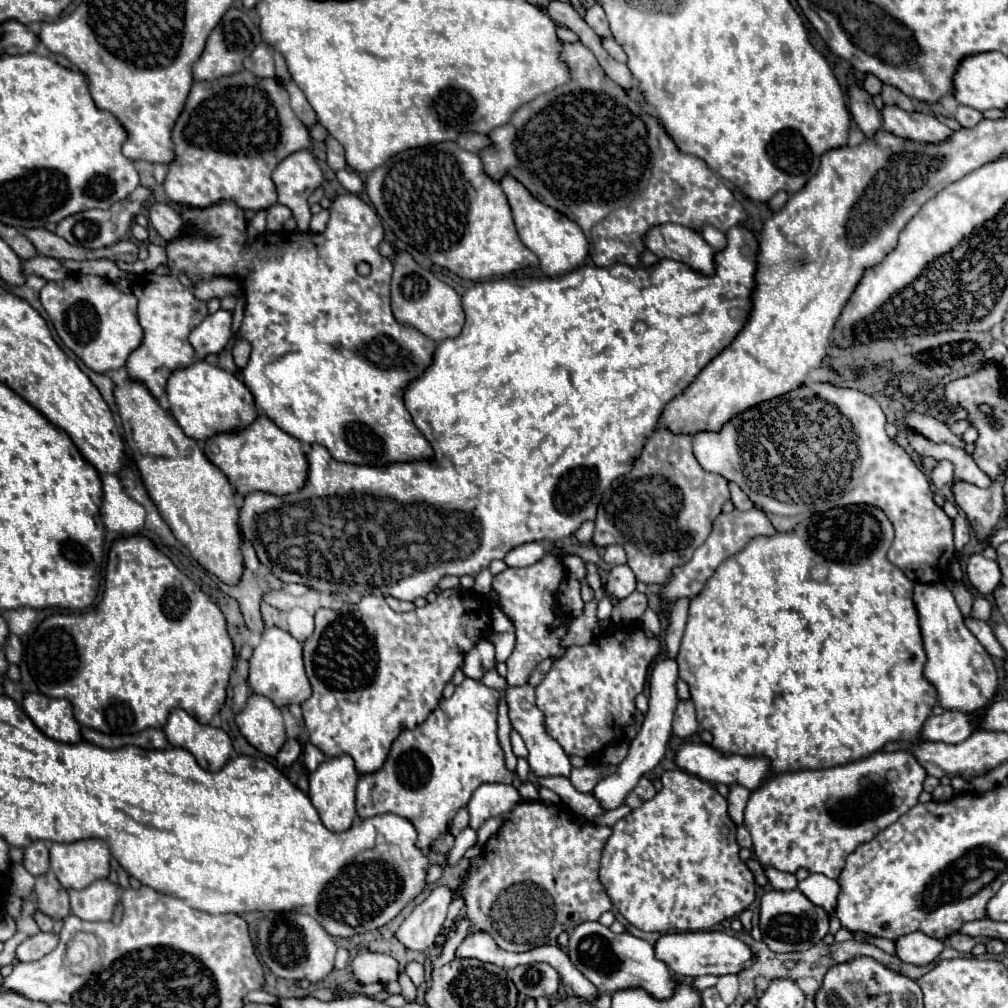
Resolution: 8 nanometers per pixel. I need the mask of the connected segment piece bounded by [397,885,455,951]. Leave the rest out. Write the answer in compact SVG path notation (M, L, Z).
M445 885L433 887L425 895L425 899L415 905L411 915L401 923L401 927L397 929L397 939L405 947L417 951L425 951L429 945L433 945L435 937L443 927L453 895L455 889L451 887Z

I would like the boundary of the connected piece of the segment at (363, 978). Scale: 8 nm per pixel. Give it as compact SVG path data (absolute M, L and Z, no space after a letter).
M361 951L353 959L353 975L361 983L391 983L399 979L399 963L385 953Z

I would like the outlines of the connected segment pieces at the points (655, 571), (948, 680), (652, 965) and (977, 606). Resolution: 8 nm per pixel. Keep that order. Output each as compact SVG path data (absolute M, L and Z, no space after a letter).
M661 427L647 439L641 455L633 463L633 469L615 479L611 483L611 491L605 491L595 519L593 543L597 547L607 547L613 543L625 547L627 537L627 565L633 569L637 581L647 585L665 585L671 579L671 571L675 567L685 565L693 557L693 551L705 543L711 533L713 521L721 513L721 507L727 499L727 481L721 475L707 473L701 469L691 451L691 437L673 435Z
M915 583L913 603L919 613L923 645L927 653L925 677L937 687L939 703L945 709L959 709L967 713L987 707L997 689L997 671L977 637L965 627L963 615L945 583Z
M587 921L581 923L569 937L567 953L573 961L573 965L599 989L599 993L617 993L623 989L643 989L651 997L665 1001L673 997L679 979L667 969L667 965L659 959L655 959L653 945L649 945L643 939L633 937L631 933L613 933L609 927Z
M975 597L975 603L973 603L973 617L975 619L983 619L987 621L991 615L991 603L983 597Z

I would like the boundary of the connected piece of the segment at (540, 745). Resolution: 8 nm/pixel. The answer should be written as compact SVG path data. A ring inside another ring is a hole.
M523 685L523 687L509 687L507 693L507 703L509 703L509 719L511 725L519 731L519 735L523 737L527 751L529 751L529 767L533 771L535 777L569 777L571 775L571 763L569 757L565 755L565 751L561 749L561 745L551 739L545 733L543 727L543 715L535 705L535 689L531 685Z

